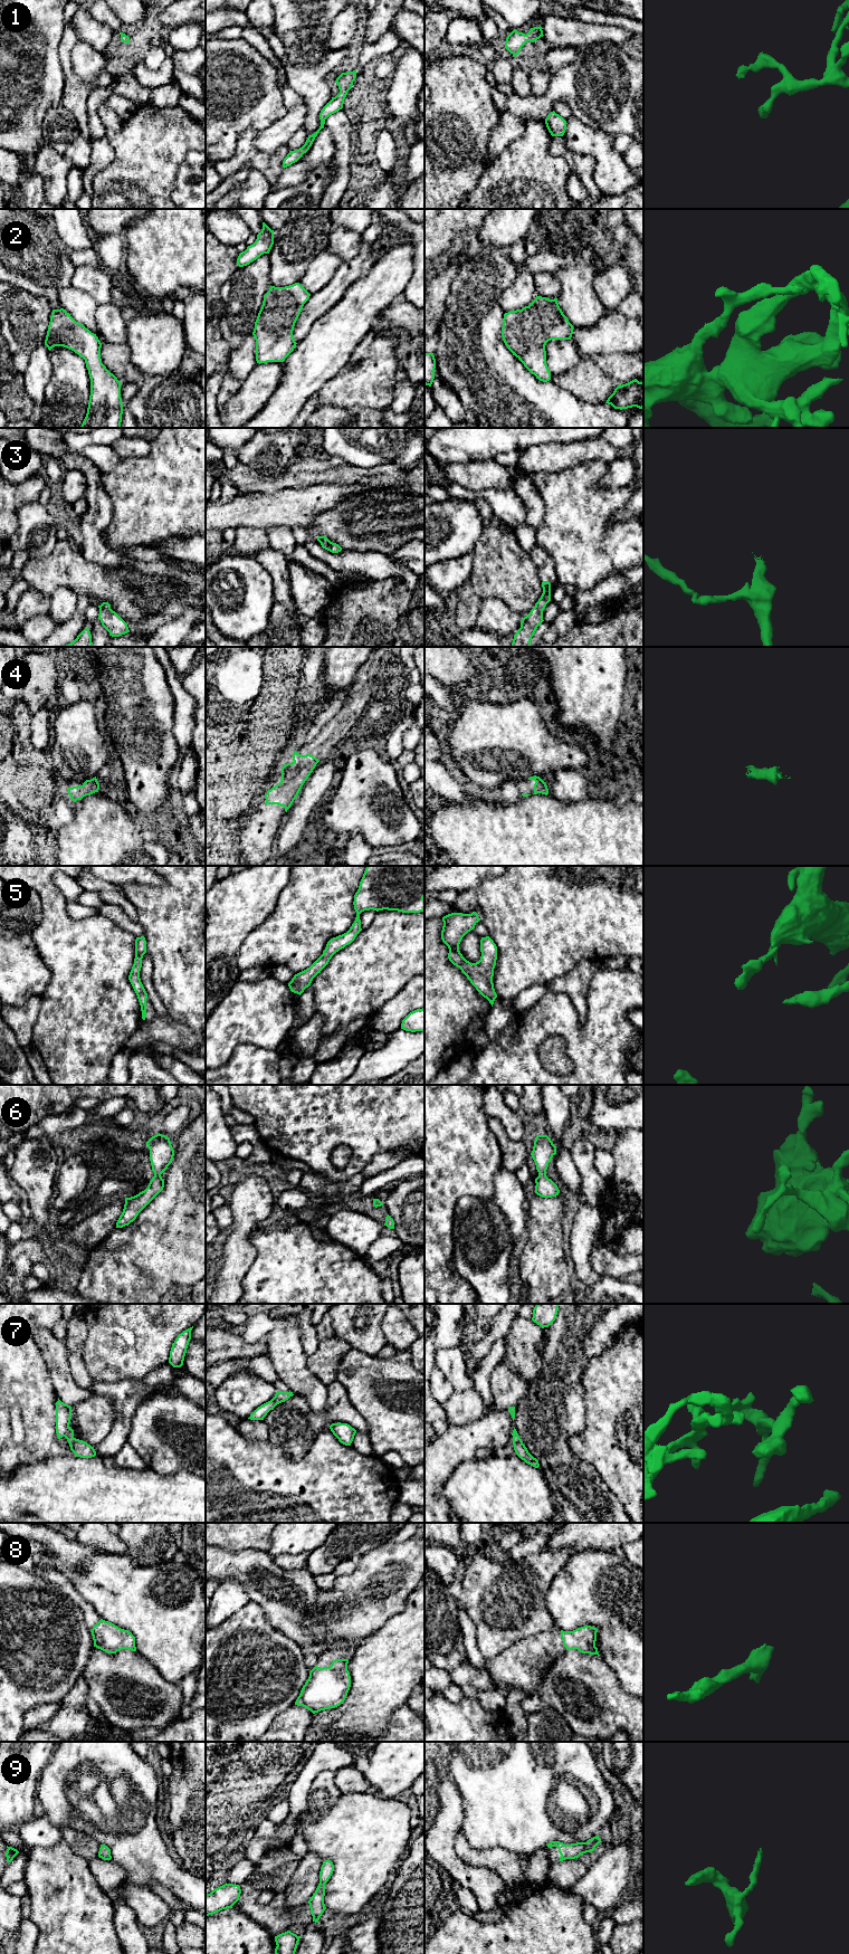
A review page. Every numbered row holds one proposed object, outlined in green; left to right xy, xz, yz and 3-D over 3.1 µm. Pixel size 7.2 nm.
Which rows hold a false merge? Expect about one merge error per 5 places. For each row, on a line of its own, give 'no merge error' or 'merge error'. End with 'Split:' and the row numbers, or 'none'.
1: no merge error
2: no merge error
3: no merge error
4: no merge error
5: no merge error
6: no merge error
7: no merge error
8: no merge error
9: no merge error
Split: none

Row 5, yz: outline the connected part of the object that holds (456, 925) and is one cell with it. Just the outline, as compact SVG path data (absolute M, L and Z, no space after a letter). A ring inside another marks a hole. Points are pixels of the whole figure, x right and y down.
M476 912L471 914L448 914L442 917L441 940L449 949L449 961L461 970L476 990L486 998L493 1007L497 998L493 983L494 969L497 960L496 944L489 936L481 937L481 956L476 963L467 961L459 951L459 944L462 937L474 930L479 921L480 918Z

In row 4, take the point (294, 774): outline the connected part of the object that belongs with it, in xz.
M294 751L293 762L282 768L280 782L265 794L265 804L278 804L287 812L318 762L311 754L301 755Z

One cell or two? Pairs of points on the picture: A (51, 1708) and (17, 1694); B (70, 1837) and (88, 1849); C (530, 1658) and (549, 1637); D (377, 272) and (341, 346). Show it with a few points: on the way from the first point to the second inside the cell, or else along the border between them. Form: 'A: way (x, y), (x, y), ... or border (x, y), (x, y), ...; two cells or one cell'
A: border (59, 1702), (38, 1704), (29, 1708), (22, 1722); two cells
B: way (75, 1838), (84, 1845); one cell
C: way (535, 1652), (545, 1642); one cell
D: way (373, 291), (343, 327); one cell

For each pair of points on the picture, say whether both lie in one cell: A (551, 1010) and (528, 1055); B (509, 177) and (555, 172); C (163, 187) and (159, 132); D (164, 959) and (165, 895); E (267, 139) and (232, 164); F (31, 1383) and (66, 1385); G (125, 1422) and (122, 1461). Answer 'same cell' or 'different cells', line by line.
A: same cell
B: same cell
C: same cell
D: same cell
E: different cells
F: different cells
G: different cells

